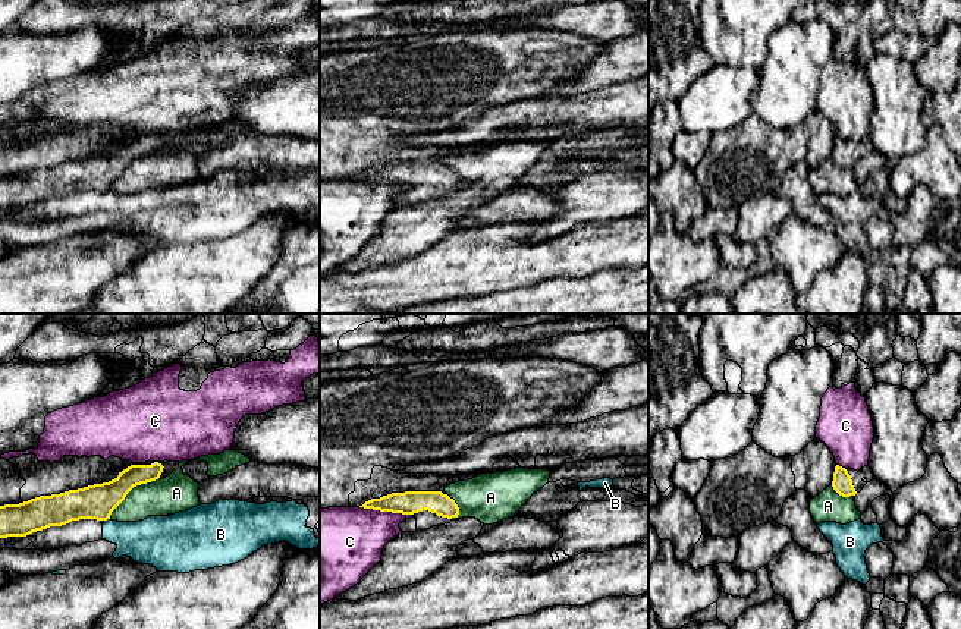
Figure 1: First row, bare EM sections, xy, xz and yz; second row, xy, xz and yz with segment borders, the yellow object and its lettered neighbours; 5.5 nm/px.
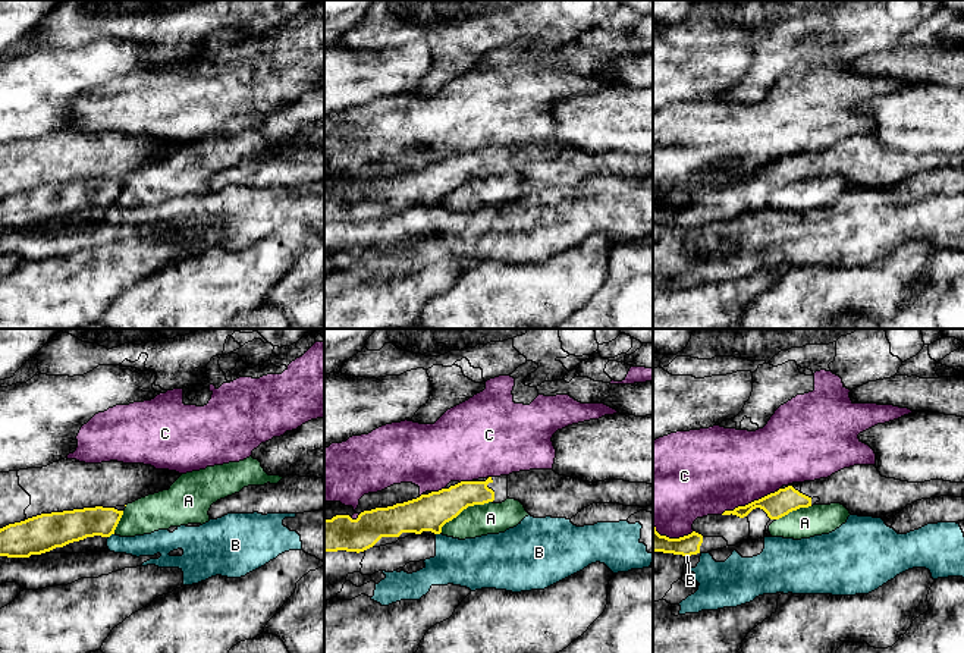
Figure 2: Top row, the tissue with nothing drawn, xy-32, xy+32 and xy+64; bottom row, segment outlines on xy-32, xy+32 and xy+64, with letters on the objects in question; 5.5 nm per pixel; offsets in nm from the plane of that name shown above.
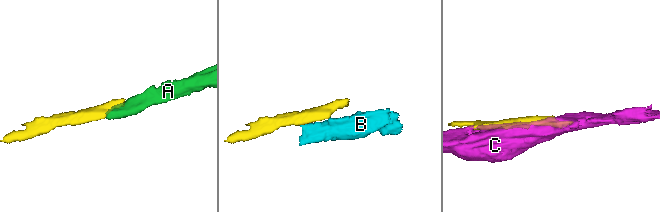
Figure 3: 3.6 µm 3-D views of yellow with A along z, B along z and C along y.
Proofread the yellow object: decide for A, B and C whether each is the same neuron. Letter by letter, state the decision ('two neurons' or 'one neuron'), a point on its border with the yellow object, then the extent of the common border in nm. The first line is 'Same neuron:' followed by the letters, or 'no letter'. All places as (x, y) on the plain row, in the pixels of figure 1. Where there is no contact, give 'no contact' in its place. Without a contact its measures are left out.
Same neuron: no letter
A: two neurons; contact xy (129, 162); length 340 nm
B: two neurons; contact xy (106, 191); length 40 nm
C: two neurons; contact xz (382, 182); length 260 nm

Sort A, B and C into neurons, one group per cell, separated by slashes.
A / B / C

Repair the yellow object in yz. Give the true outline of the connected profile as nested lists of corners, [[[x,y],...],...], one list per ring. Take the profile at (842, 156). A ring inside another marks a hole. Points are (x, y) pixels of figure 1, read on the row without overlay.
[[[836,136],[832,158],[839,167],[849,169],[860,164],[864,160],[864,157],[872,151],[873,145],[870,138],[864,138],[860,142],[854,142]]]

